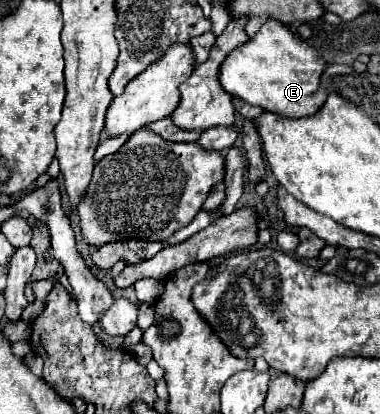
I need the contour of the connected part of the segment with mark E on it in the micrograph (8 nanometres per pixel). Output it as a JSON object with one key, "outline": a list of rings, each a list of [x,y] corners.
{"outline":[[[267,20],[249,44],[235,48],[227,56],[219,80],[229,94],[253,106],[261,106],[281,118],[301,118],[313,116],[327,100],[327,92],[319,86],[325,68],[327,62],[313,46],[295,36],[285,24]]]}

